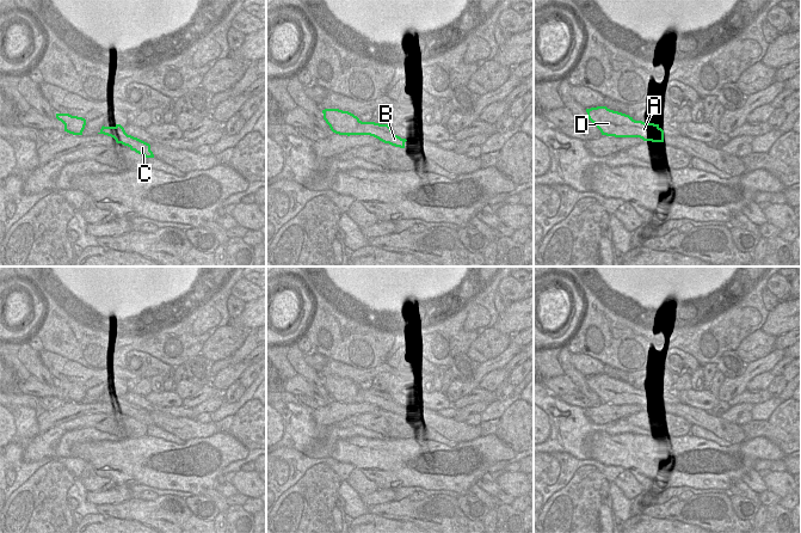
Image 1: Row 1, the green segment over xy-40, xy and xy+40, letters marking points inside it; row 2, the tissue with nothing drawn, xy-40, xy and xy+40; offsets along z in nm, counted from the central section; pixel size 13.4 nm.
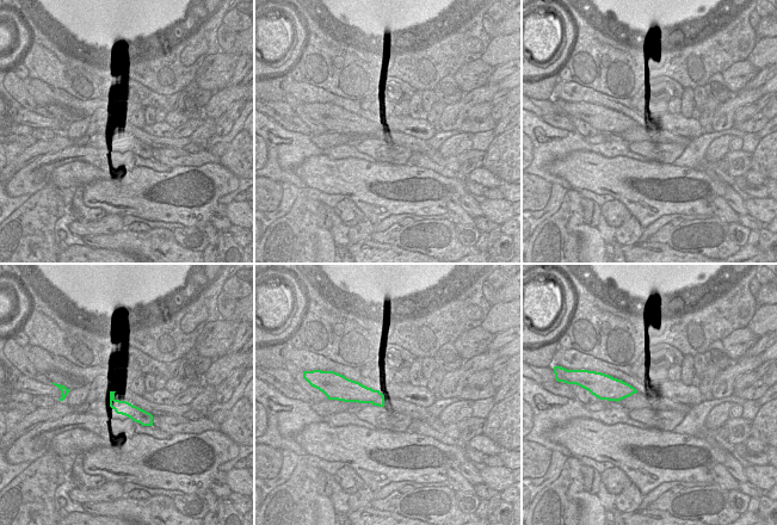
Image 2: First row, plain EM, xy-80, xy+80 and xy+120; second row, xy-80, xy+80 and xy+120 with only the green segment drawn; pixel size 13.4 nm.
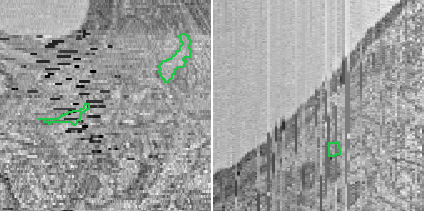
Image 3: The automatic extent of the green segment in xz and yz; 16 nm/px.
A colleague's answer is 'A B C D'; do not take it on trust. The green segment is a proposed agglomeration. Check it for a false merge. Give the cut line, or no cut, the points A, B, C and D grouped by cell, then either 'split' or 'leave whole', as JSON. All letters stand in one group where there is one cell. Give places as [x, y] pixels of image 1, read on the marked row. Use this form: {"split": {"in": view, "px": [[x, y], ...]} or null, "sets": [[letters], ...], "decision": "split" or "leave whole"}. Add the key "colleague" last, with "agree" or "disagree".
{"split": null, "sets": [["A", "B", "C", "D"]], "decision": "leave whole", "colleague": "agree"}

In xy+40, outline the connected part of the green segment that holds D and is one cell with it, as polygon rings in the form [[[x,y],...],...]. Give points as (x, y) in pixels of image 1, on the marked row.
[[[606,106],[586,109],[586,112],[589,120],[597,125],[602,135],[664,142],[664,130],[659,124],[635,121],[629,115],[610,110]]]

